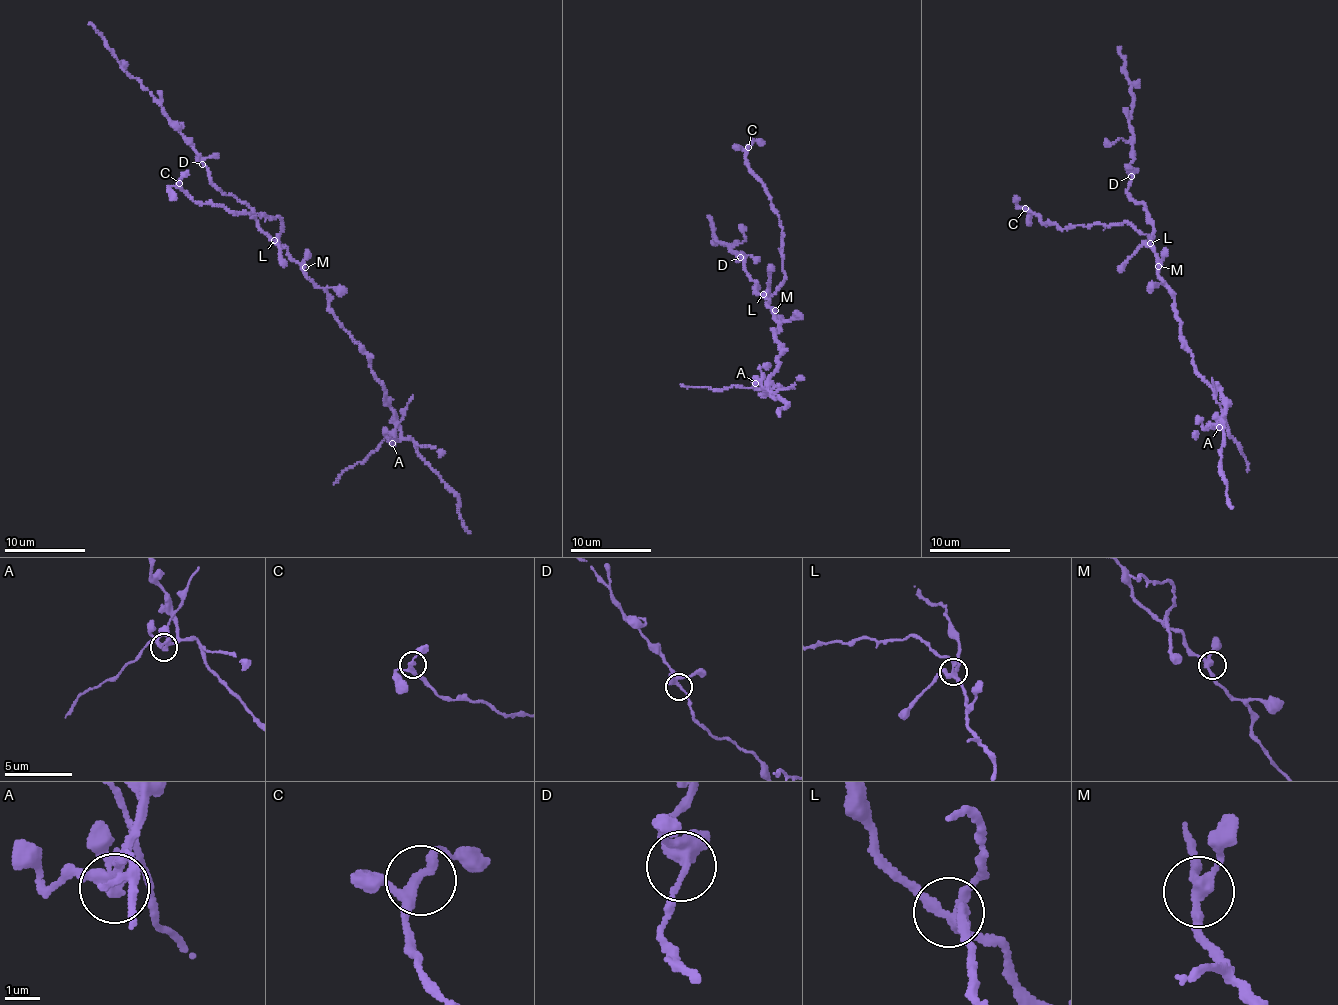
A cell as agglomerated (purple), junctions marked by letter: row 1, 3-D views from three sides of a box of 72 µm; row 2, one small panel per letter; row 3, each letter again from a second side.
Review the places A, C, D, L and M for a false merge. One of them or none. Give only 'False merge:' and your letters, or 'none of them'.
False merge: A

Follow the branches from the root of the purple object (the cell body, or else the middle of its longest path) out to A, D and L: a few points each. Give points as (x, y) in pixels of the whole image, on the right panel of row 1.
A: (1158, 266), (1158, 274), (1174, 300), (1181, 326), (1179, 332), (1194, 365), (1223, 398), (1224, 424), (1219, 428)
D: (1158, 266), (1150, 243), (1154, 236), (1152, 219), (1142, 203), (1132, 200), (1127, 191), (1131, 176)
L: (1158, 266), (1150, 243)

